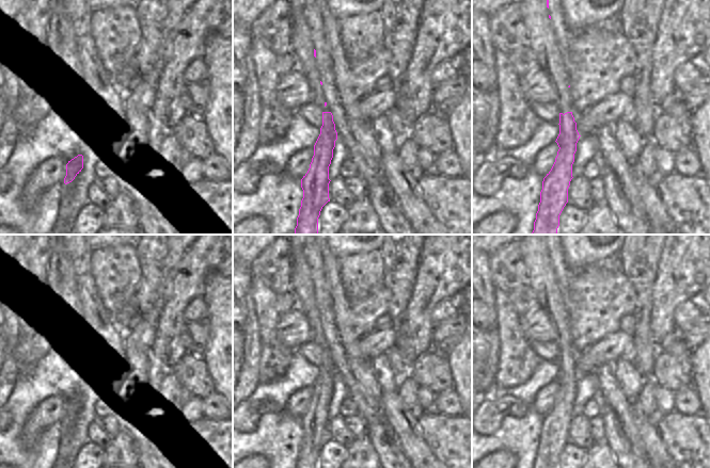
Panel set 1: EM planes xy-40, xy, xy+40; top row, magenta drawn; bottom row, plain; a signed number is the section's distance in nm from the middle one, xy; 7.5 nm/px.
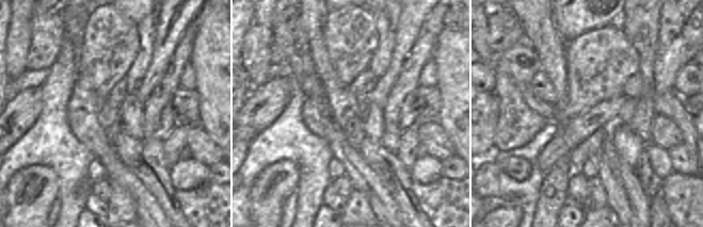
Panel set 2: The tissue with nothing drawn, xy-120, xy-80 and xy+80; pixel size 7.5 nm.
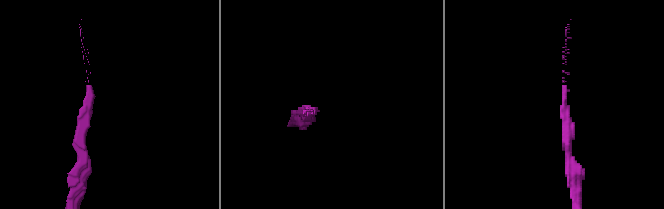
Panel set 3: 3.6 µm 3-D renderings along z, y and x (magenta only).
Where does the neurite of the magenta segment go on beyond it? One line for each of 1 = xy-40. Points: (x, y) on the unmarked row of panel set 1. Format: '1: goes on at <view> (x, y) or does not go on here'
1: does not go on here

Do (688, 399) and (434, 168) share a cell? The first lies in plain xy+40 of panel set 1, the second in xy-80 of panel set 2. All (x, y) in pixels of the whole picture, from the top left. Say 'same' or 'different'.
different

